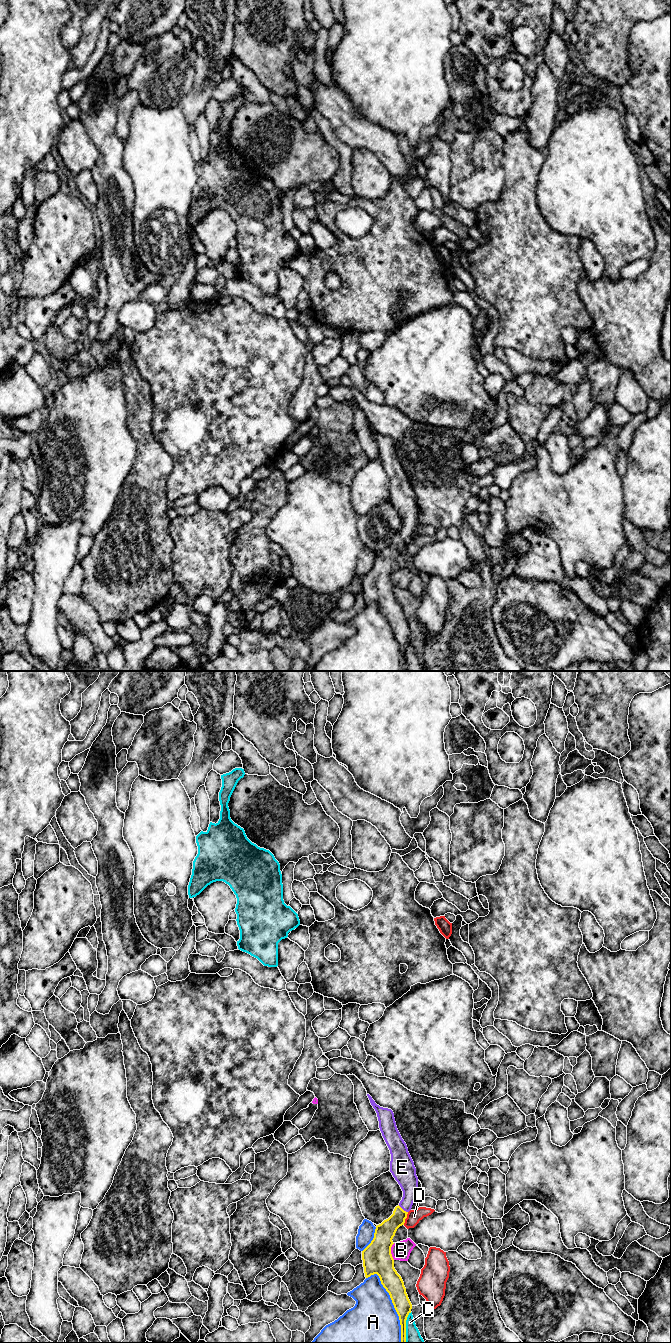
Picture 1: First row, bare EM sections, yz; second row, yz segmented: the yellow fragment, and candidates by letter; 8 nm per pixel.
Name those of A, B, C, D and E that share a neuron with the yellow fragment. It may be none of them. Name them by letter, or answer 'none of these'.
E

